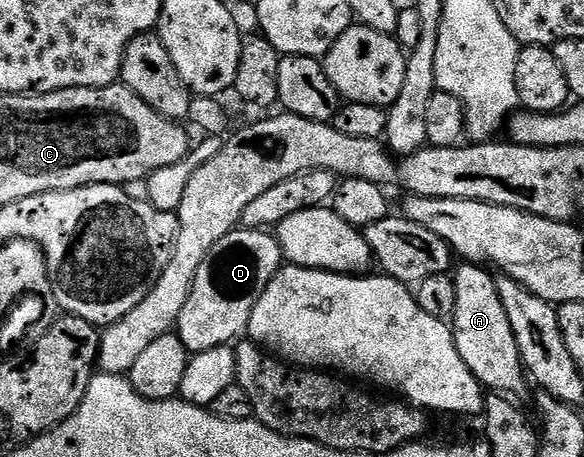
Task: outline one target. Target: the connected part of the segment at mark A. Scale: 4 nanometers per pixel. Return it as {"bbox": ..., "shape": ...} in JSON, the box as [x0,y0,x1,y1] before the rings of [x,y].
{"bbox":[451,262,527,394],"shape":[[[465,262],[460,266],[462,268],[458,267],[453,276],[455,314],[451,321],[459,358],[467,362],[467,370],[471,370],[473,377],[486,389],[501,394],[517,394],[513,392],[523,391],[525,380],[527,384],[527,373],[515,342],[515,330],[511,330],[511,318],[507,318],[507,310],[503,310],[503,302],[499,298],[497,281],[485,273],[488,271],[482,265]]]}

